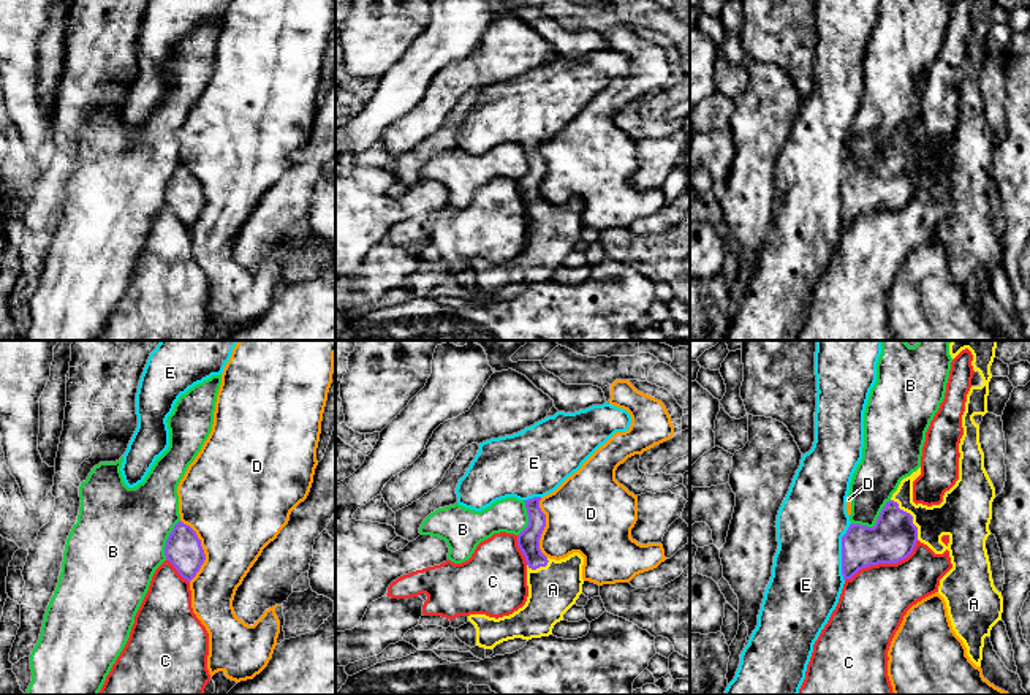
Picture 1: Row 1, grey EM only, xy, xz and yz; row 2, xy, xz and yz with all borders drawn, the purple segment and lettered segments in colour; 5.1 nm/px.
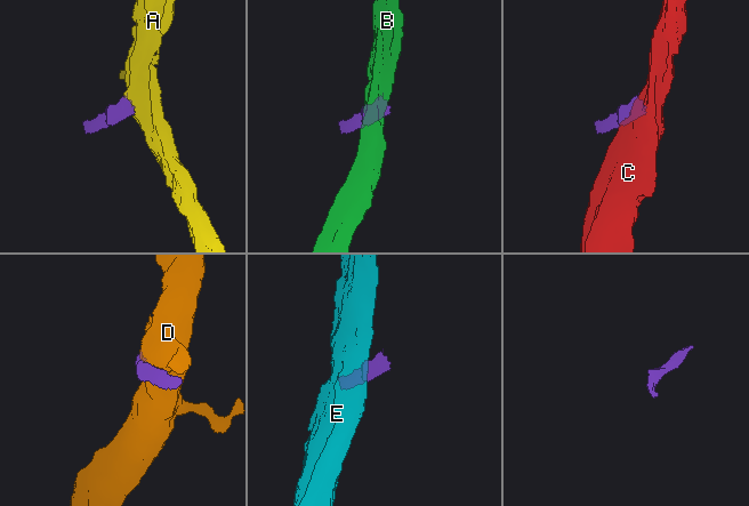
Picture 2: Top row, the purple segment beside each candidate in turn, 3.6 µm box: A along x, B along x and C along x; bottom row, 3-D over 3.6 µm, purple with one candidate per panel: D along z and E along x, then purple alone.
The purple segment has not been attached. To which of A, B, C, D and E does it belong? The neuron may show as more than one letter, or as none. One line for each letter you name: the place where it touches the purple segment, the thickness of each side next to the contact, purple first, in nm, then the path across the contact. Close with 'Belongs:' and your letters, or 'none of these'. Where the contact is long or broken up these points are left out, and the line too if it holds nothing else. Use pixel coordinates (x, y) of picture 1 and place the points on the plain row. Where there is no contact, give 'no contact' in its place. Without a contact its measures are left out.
A: meets purple in yz at (912, 162); 240 nm thick on the purple side, 240 nm on the other; runs through yz (893, 184), (912, 162), (961, 160)
Belongs: A

